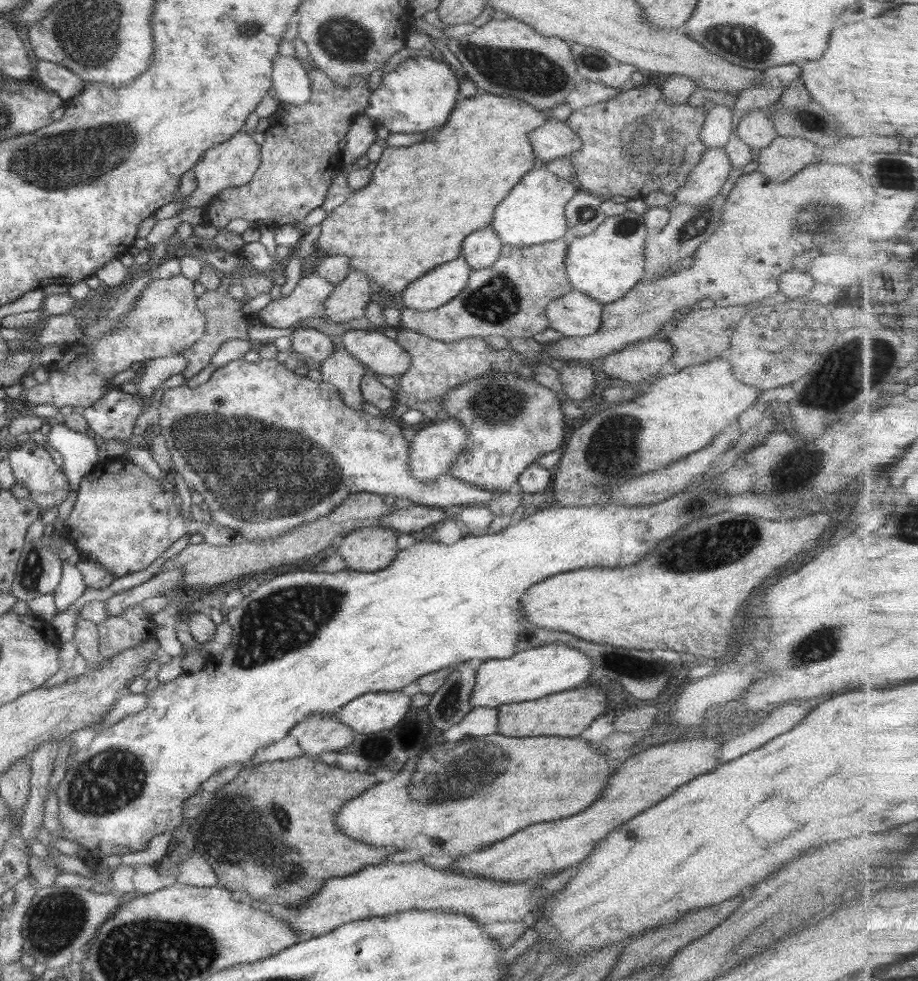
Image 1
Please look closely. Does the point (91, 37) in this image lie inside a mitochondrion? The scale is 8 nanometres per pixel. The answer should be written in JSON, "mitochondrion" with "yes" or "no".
{"mitochondrion":"yes"}

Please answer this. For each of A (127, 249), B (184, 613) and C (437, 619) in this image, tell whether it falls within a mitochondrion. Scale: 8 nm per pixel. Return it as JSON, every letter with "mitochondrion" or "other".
{"A":"other","B":"other","C":"other"}

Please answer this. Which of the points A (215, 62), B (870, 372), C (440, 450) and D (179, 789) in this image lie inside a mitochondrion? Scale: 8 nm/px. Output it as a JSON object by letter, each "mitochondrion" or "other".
{"A":"other","B":"mitochondrion","C":"other","D":"other"}

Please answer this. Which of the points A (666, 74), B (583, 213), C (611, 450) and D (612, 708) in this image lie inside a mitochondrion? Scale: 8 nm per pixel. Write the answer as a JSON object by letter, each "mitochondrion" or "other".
{"A":"other","B":"mitochondrion","C":"mitochondrion","D":"other"}

